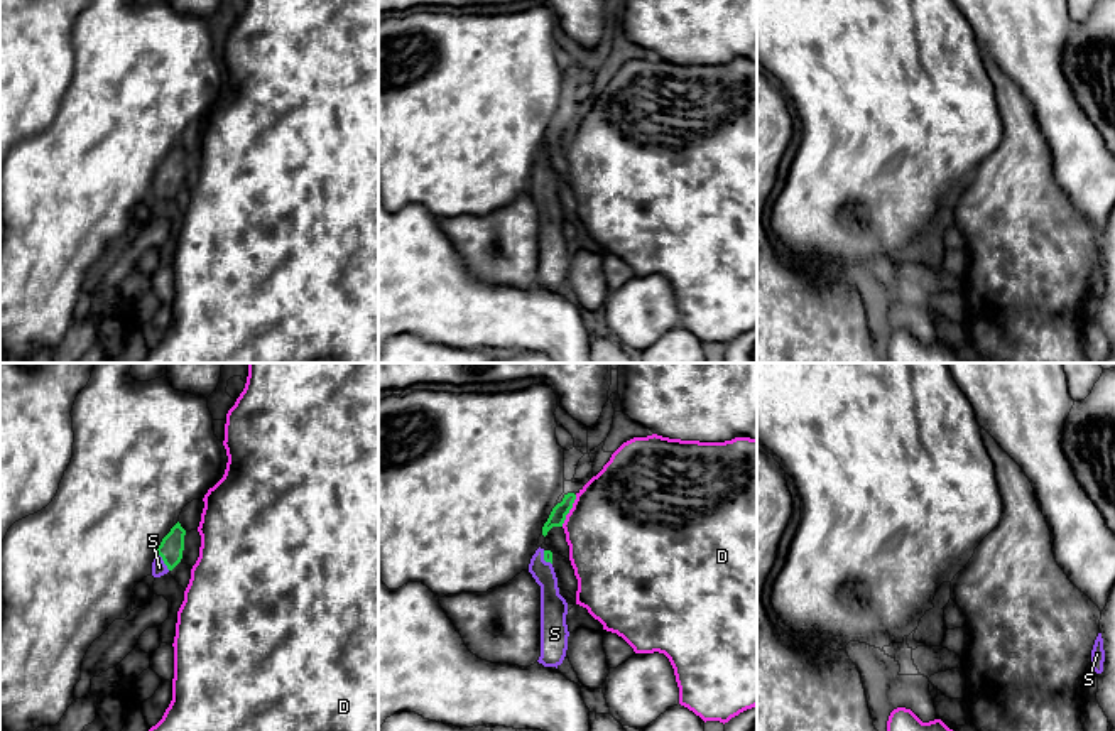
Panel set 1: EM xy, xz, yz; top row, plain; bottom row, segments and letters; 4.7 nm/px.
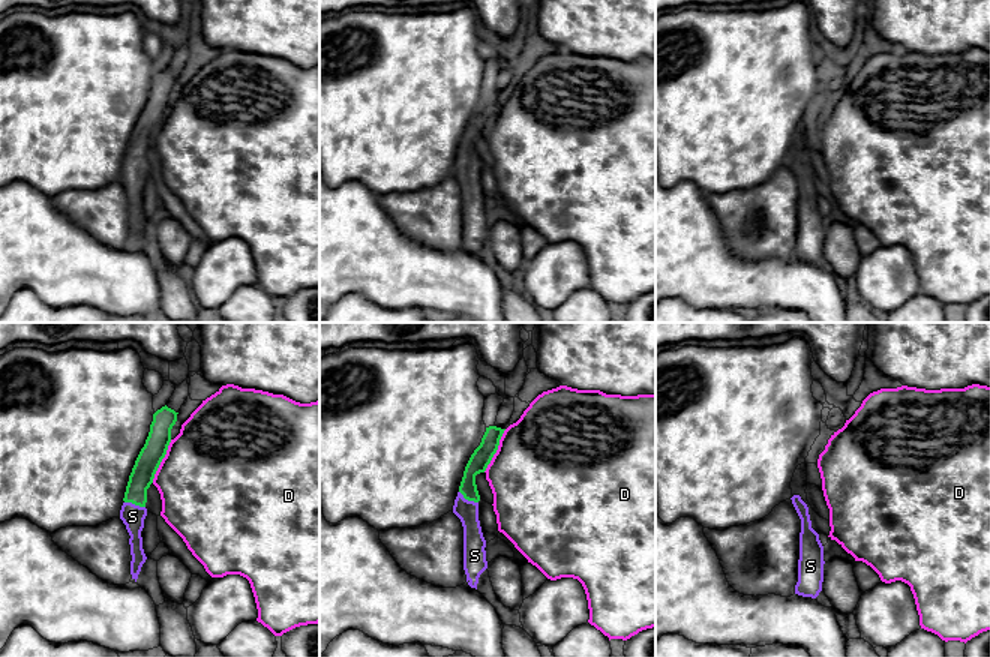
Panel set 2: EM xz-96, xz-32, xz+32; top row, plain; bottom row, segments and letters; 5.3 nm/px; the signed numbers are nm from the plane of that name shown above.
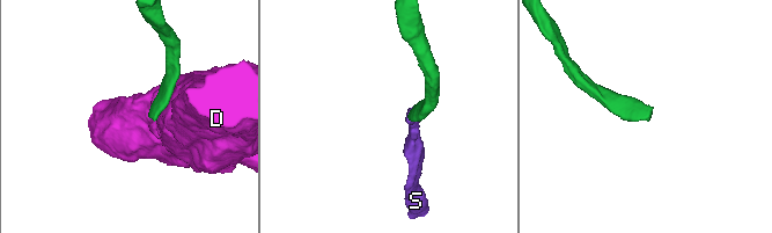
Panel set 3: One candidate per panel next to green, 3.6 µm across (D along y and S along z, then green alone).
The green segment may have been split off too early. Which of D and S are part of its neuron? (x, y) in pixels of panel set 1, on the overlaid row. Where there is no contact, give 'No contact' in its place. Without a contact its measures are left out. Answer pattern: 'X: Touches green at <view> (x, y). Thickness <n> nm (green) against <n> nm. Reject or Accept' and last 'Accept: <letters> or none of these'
D: Touches green at xz (570, 508). Thickness 80 nm (green) against 480 nm. Reject
S: Touches green at xy (163, 559). Thickness 120 nm (green) against 70 nm. Accept
Accept: S

